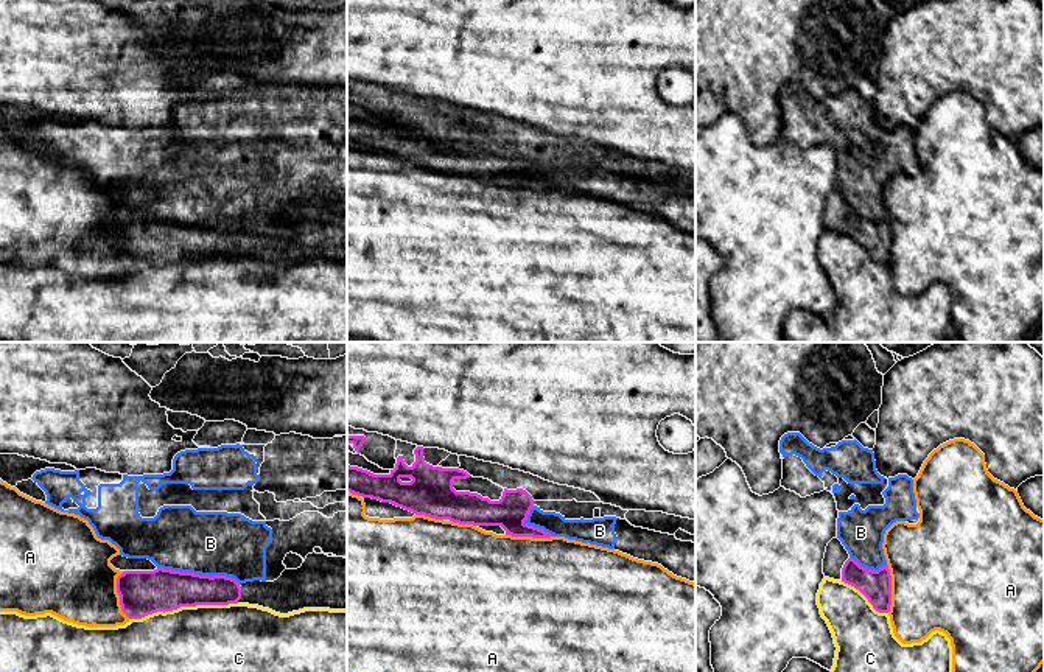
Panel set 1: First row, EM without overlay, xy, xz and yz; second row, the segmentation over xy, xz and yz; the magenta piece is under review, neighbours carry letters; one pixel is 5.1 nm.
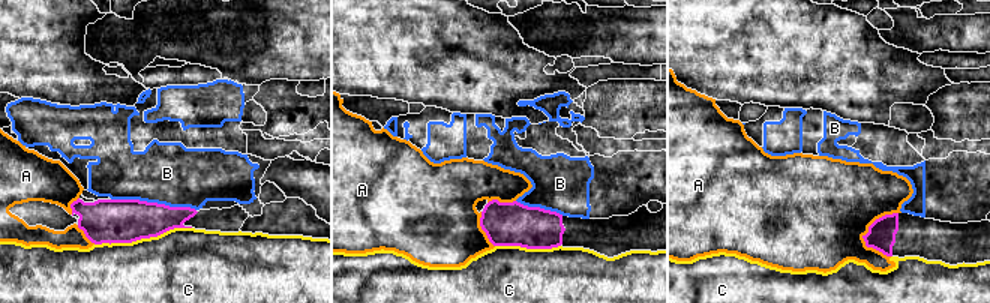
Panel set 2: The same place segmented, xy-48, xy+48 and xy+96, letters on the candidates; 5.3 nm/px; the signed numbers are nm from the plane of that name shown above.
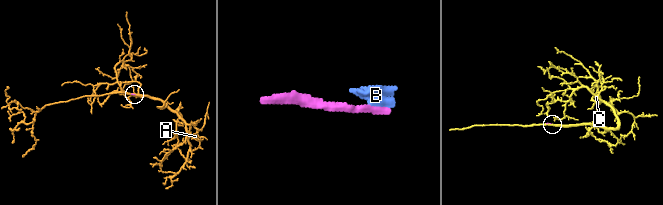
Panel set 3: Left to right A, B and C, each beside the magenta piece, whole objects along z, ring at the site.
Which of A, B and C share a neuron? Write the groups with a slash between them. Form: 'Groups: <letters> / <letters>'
Groups: A / B / C

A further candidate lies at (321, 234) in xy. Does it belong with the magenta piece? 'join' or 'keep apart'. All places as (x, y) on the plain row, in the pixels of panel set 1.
join

